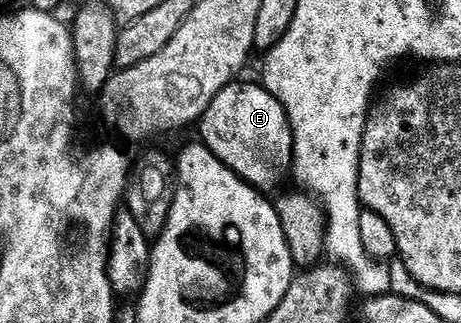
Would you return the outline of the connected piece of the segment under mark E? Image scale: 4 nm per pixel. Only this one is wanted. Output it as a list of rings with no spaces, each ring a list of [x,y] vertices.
[[[235,81],[219,91],[198,123],[201,142],[224,165],[261,192],[278,186],[291,174],[293,131],[285,109],[264,86]]]

